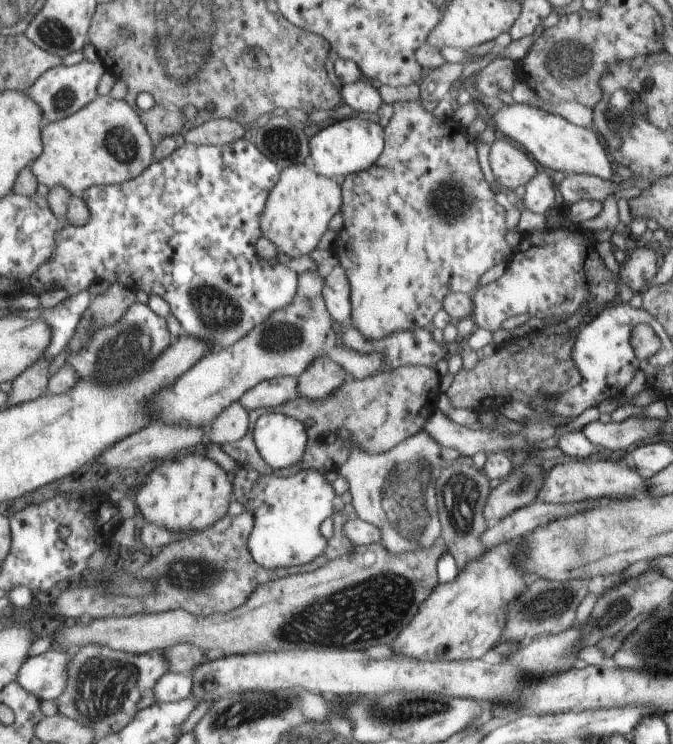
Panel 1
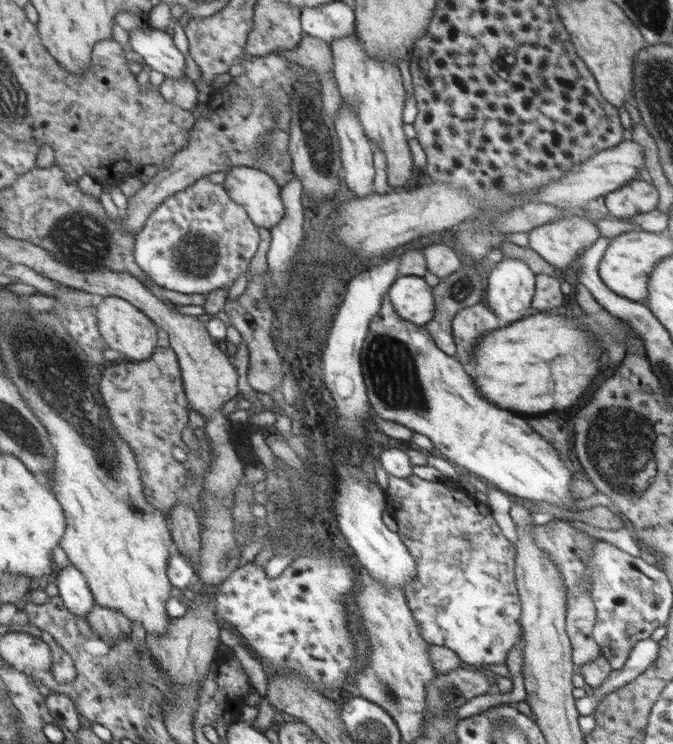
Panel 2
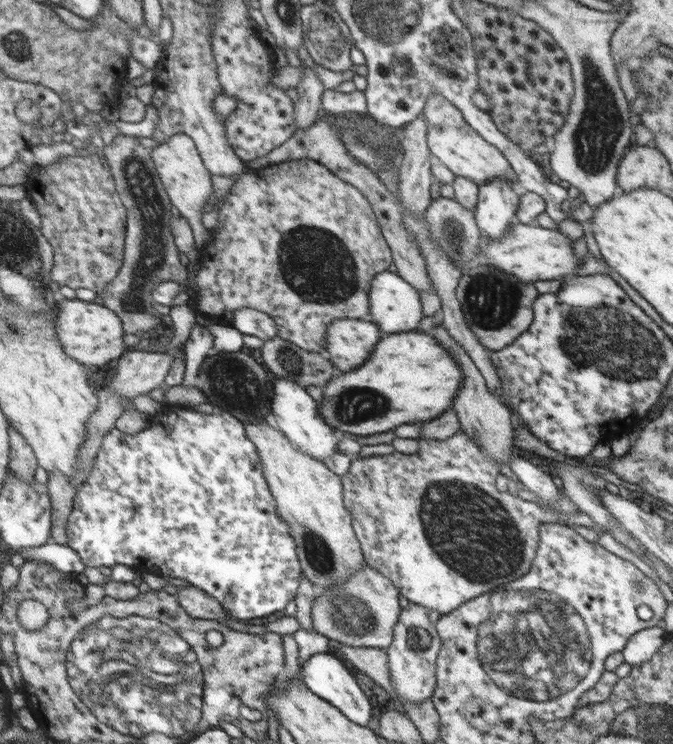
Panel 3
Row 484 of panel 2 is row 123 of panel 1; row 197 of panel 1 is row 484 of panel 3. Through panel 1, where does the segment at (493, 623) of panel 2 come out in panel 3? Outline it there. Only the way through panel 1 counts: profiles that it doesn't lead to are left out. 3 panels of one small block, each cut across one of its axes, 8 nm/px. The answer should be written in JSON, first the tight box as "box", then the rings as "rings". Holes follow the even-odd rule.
{"box":[340,428,593,615],"rings":[[[461,428],[451,434],[445,440],[431,440],[431,438],[419,438],[418,452],[412,454],[402,454],[393,451],[387,455],[371,455],[363,457],[359,462],[352,465],[350,470],[340,478],[343,481],[344,494],[347,494],[345,501],[353,518],[354,534],[357,536],[358,542],[361,544],[363,560],[373,570],[377,570],[379,574],[385,575],[390,579],[394,586],[398,589],[398,594],[406,598],[408,602],[421,606],[427,611],[435,611],[439,615],[445,615],[455,611],[460,604],[483,594],[483,592],[493,592],[507,586],[508,582],[514,581],[516,578],[523,577],[523,574],[529,572],[533,565],[535,554],[537,553],[537,526],[539,522],[543,522],[545,514],[547,514],[547,522],[543,523],[561,523],[567,526],[580,525],[584,527],[592,527],[593,521],[585,512],[577,511],[573,515],[552,514],[541,508],[531,500],[519,500],[517,496],[509,496],[507,492],[497,492],[493,486],[493,480],[497,476],[497,466],[493,465],[487,458],[487,454],[481,450],[481,446],[477,446]]]}

